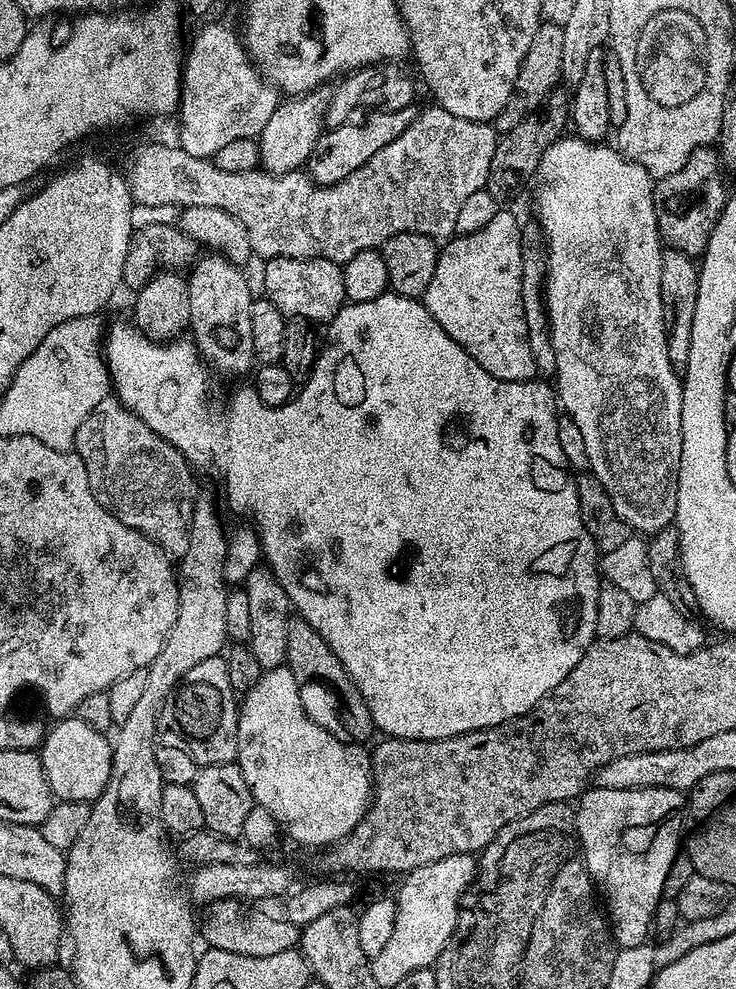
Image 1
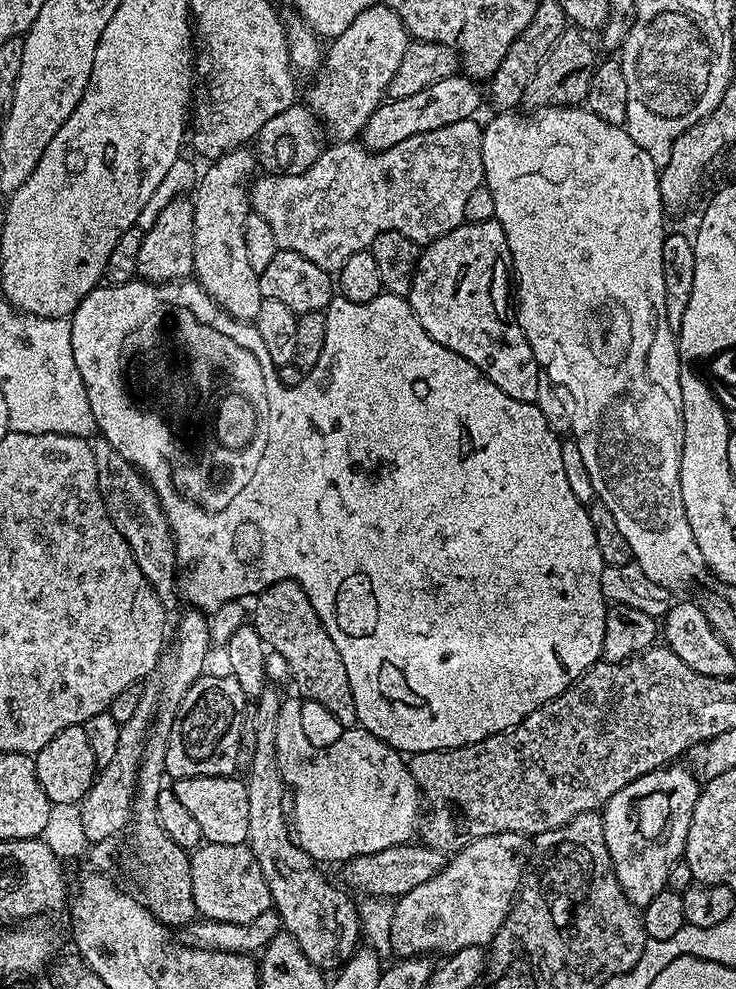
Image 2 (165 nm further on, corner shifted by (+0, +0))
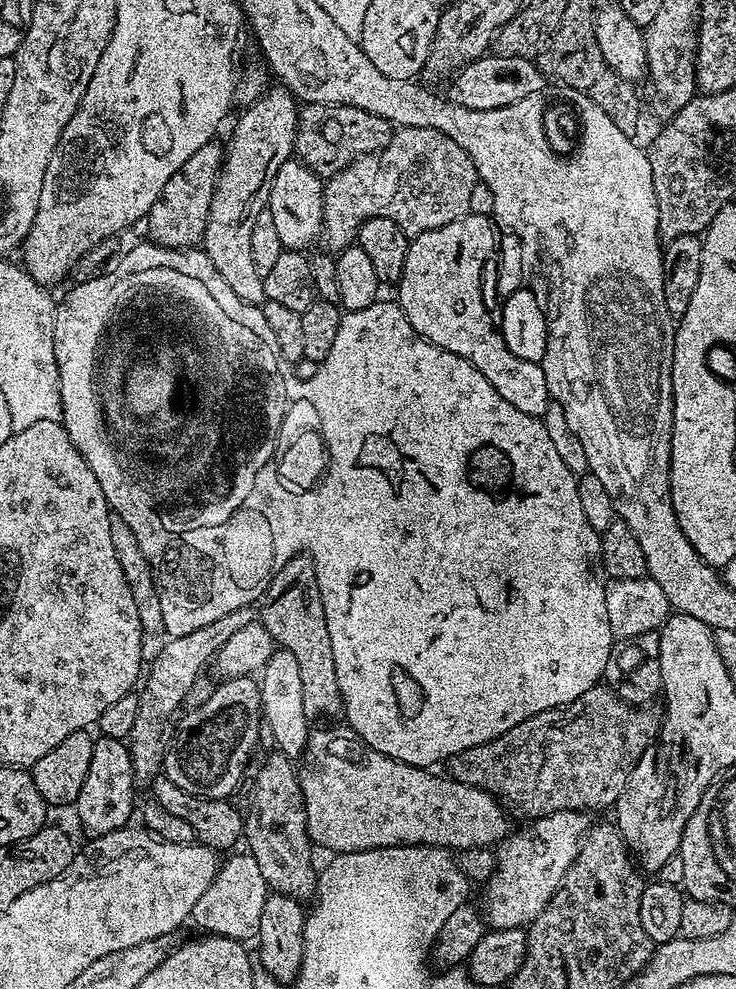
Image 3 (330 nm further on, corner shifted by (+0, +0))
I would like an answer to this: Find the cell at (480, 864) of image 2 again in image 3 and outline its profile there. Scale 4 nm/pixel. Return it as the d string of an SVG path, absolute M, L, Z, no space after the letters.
M558 810L549 816L533 819L529 828L521 832L513 831L504 837L495 849L496 872L488 879L482 903L482 915L489 929L493 928L524 928L540 917L542 910L554 898L560 888L560 883L566 878L574 858L578 858L580 843L584 841L590 829L590 816L587 812L578 810Z

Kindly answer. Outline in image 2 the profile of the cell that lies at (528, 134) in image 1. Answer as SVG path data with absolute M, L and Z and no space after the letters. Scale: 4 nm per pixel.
M569 27L554 42L554 46L542 58L538 70L526 82L524 91L523 107L528 110L539 110L541 108L563 108L565 106L580 106L588 99L590 82L598 63L598 55L592 49L592 44L581 29Z

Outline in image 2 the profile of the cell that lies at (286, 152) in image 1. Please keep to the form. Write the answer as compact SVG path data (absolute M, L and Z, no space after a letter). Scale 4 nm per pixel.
M377 2L374 7L362 10L342 34L334 37L329 48L327 45L306 104L320 121L323 131L333 136L333 141L352 142L363 133L366 122L385 99L390 78L394 78L409 43L402 18Z

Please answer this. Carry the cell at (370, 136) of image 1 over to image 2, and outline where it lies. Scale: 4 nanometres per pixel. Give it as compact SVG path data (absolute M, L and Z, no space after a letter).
M457 74L434 82L434 86L426 86L426 90L418 90L418 94L410 98L380 103L364 127L363 147L369 152L381 152L398 146L398 142L406 142L406 138L414 134L430 134L430 130L442 130L442 126L454 126L454 122L473 119L480 108L480 88L481 85L469 76Z

